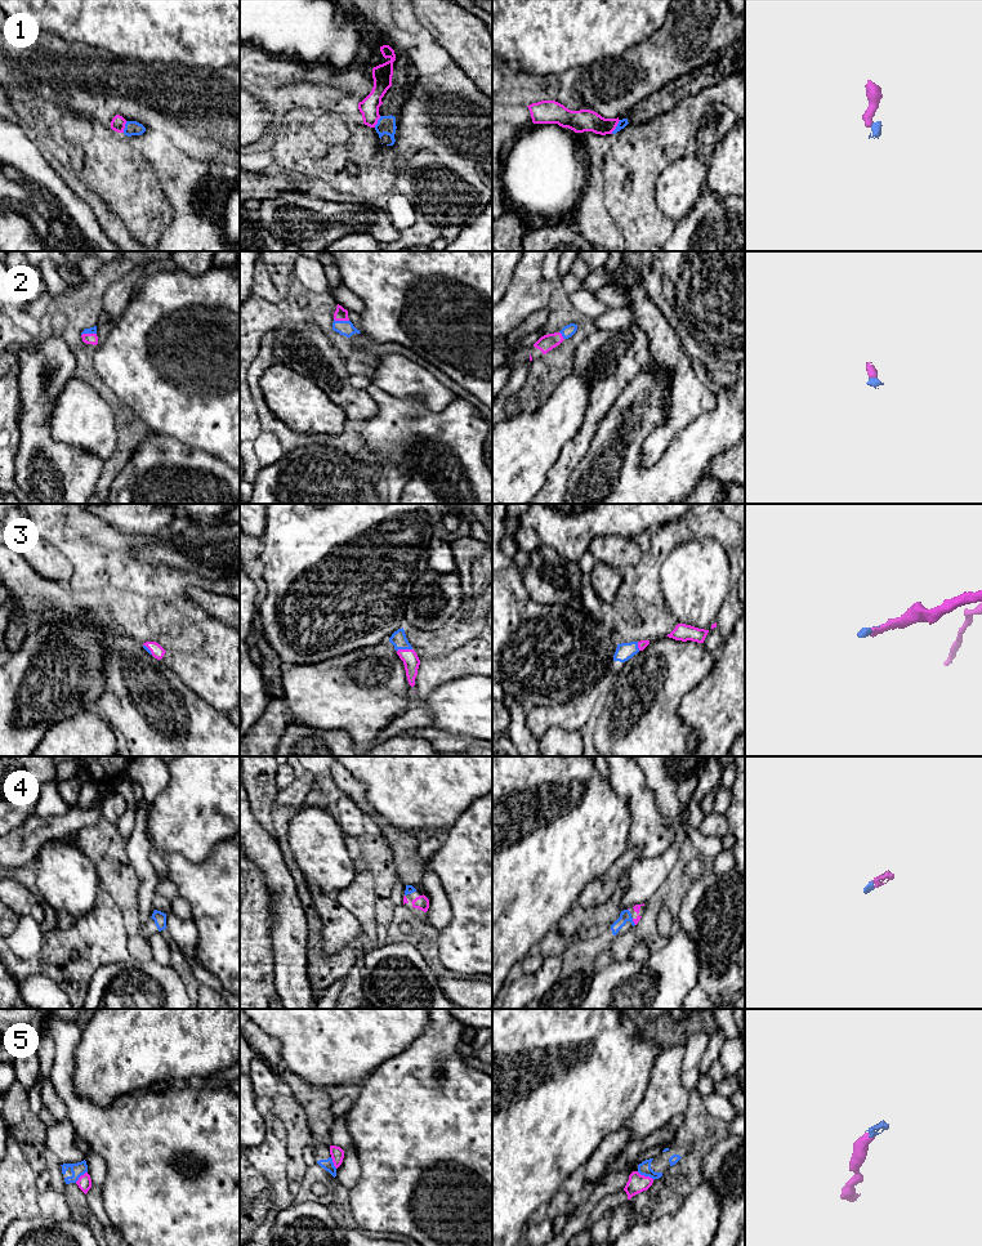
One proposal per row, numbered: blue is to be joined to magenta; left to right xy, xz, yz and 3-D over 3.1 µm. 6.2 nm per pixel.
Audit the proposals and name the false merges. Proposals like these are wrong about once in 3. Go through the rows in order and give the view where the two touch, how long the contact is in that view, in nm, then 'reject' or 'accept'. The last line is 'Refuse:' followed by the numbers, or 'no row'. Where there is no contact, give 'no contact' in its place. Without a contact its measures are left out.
1: meets magenta in yz; contact 110 nm long; reject
2: meets magenta in xz; contact 100 nm long; accept
3: meets magenta in xz; contact 100 nm long; accept
4: meets magenta in yz; contact 50 nm long; accept
5: meets magenta in yz; contact 120 nm long; reject
Refuse: 1, 5

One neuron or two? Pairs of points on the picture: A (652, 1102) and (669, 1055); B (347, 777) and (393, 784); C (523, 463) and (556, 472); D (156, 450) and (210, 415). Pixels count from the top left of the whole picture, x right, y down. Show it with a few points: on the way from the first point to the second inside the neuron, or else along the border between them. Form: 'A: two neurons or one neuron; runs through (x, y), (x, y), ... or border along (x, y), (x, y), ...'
A: one neuron; runs through (664, 1090), (666, 1067)
B: two neurons; border along (347, 769), (364, 785), (367, 802)
C: two neurons; border along (565, 445), (538, 490)
D: two neurons; border along (152, 432), (169, 434), (192, 449)

